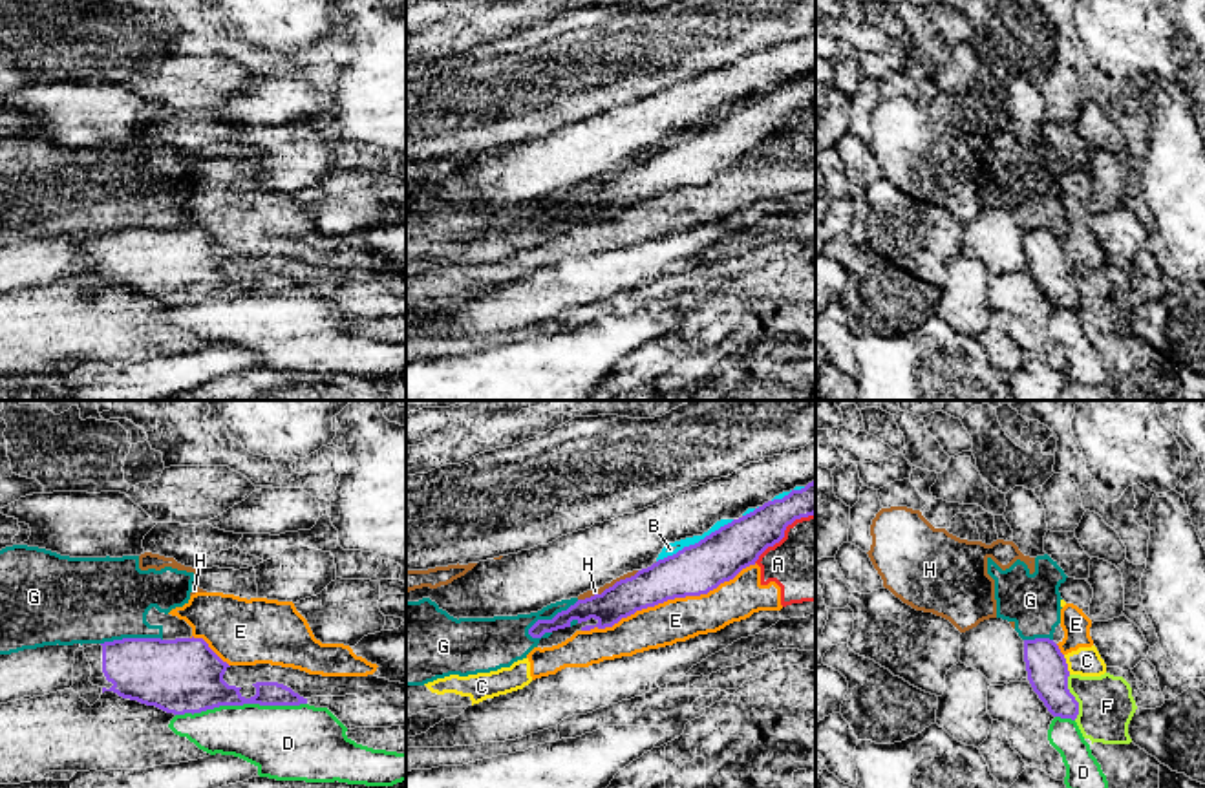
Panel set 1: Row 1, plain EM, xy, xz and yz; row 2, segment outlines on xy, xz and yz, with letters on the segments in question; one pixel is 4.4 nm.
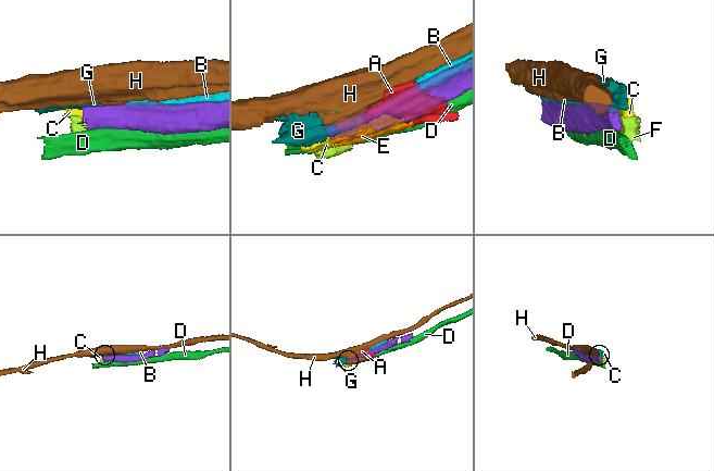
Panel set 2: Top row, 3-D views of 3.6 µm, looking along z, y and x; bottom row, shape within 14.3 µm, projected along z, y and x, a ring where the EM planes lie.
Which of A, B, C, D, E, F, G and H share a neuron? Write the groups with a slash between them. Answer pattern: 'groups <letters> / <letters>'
groups A B G / C E / D / F / H

